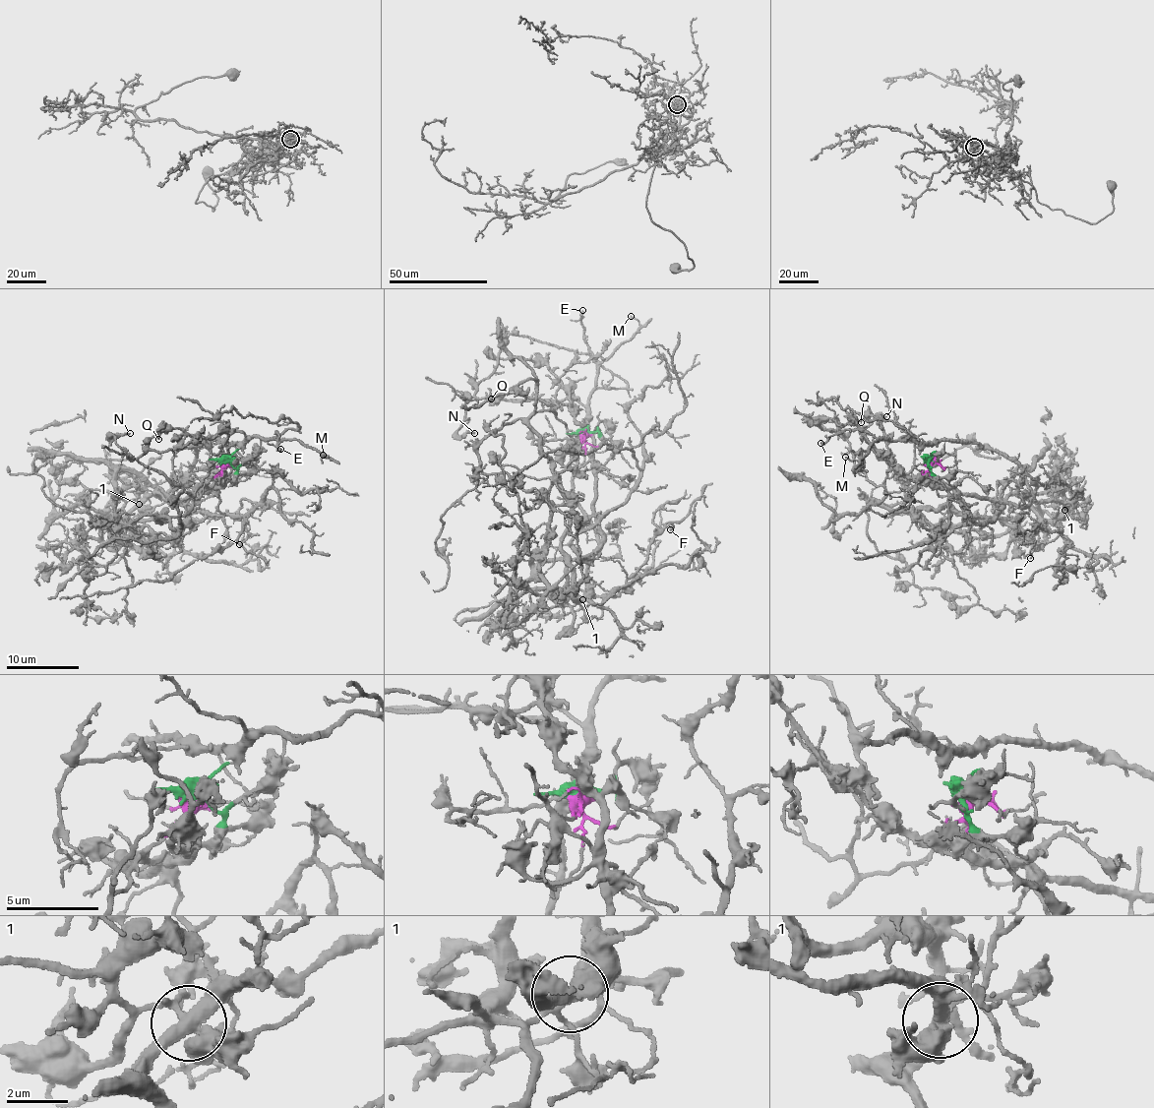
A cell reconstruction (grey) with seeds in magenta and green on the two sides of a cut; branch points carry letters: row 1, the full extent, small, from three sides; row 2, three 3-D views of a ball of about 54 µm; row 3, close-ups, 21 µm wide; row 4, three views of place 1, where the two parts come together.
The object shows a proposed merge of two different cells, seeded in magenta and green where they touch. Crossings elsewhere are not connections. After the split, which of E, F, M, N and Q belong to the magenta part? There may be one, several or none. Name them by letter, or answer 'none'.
E, F, M, N

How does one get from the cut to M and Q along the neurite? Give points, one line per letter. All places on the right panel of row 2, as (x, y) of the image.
M: (929, 461), (927, 478), (872, 503), (1004, 521), (1037, 547), (1064, 509), (975, 443), (881, 440), (845, 457)
Q: (929, 461), (932, 474), (927, 481), (912, 480), (888, 459), (882, 427), (875, 417), (868, 414), (861, 422)

